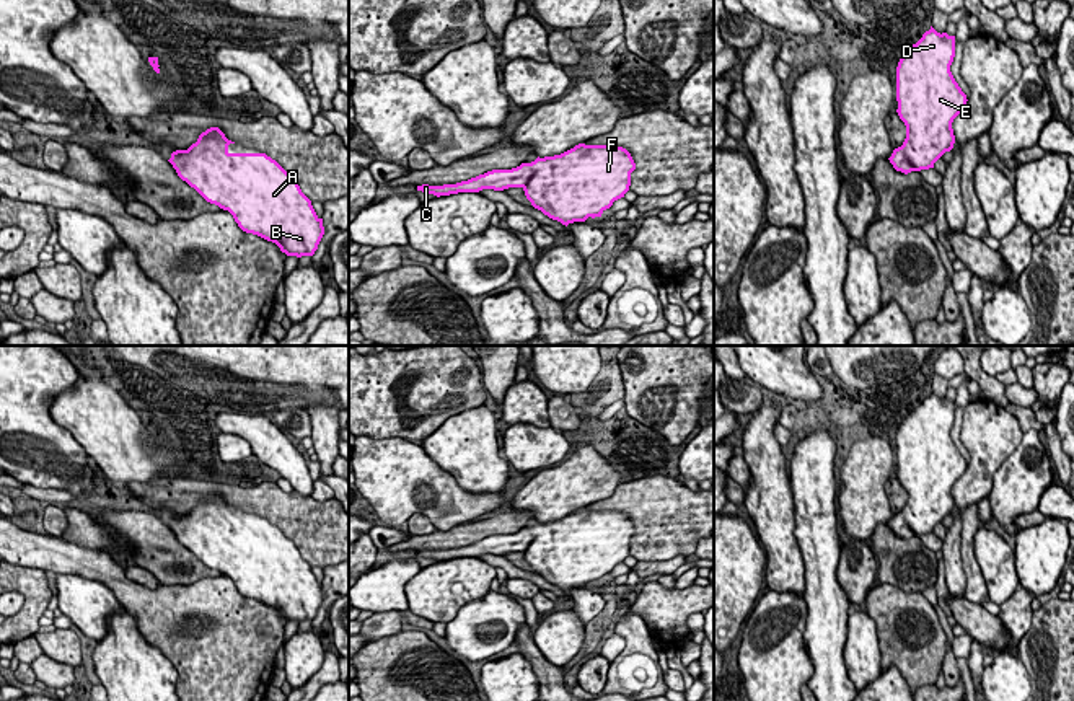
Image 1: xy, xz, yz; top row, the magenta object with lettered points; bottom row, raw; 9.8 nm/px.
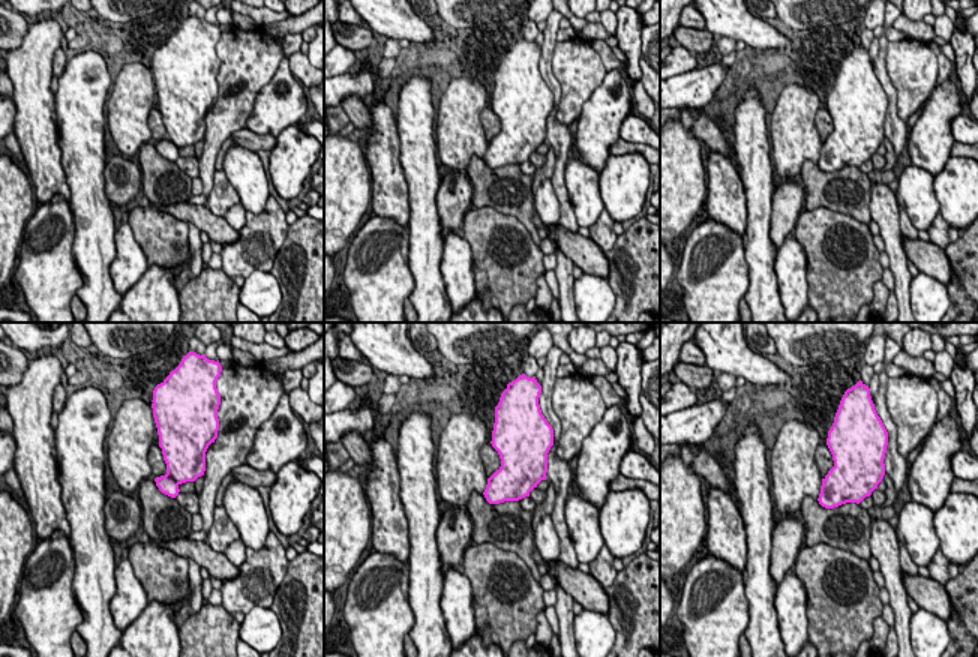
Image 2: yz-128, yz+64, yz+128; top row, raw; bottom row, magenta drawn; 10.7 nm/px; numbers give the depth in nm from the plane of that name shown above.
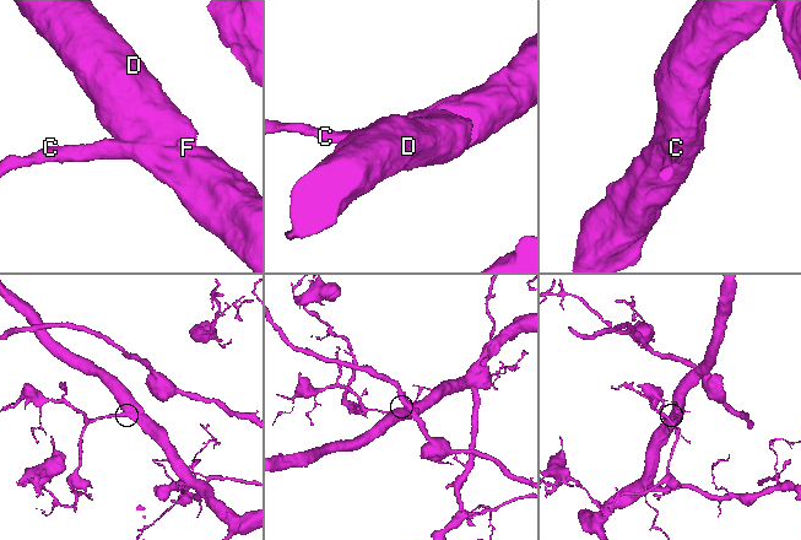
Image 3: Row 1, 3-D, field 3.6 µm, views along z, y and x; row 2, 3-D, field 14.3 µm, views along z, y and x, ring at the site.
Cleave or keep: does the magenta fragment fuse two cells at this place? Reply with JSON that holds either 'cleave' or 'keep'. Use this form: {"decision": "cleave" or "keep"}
{"decision": "keep"}

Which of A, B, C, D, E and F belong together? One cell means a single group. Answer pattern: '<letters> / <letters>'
A B C D E F

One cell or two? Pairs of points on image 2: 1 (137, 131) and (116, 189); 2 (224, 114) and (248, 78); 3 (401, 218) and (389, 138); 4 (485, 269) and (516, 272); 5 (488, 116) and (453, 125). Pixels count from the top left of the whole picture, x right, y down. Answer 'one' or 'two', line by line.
1: two
2: one
3: one
4: one
5: two

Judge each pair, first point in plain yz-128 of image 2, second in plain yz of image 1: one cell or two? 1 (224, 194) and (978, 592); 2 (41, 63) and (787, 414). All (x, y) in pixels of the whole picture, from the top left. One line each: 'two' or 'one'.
1: one
2: two

